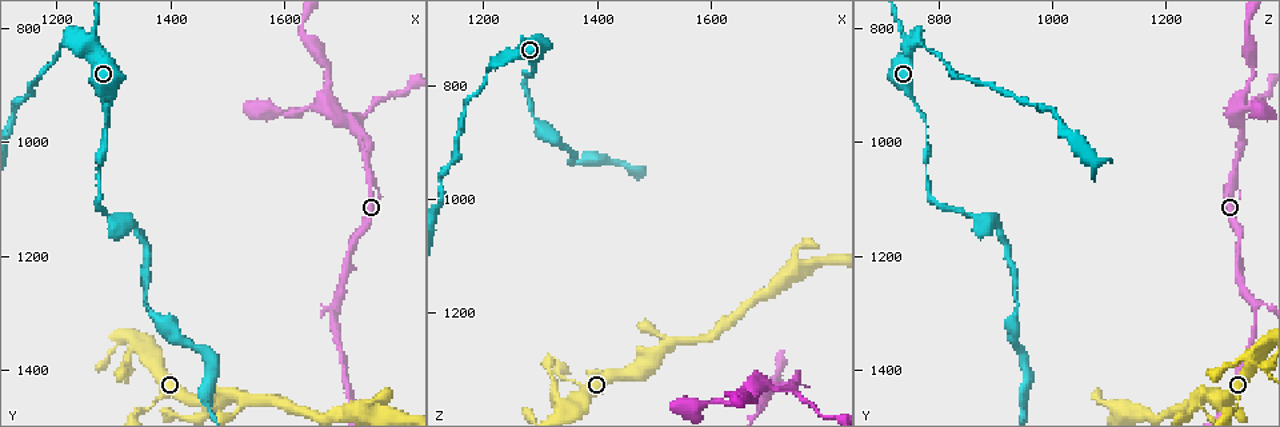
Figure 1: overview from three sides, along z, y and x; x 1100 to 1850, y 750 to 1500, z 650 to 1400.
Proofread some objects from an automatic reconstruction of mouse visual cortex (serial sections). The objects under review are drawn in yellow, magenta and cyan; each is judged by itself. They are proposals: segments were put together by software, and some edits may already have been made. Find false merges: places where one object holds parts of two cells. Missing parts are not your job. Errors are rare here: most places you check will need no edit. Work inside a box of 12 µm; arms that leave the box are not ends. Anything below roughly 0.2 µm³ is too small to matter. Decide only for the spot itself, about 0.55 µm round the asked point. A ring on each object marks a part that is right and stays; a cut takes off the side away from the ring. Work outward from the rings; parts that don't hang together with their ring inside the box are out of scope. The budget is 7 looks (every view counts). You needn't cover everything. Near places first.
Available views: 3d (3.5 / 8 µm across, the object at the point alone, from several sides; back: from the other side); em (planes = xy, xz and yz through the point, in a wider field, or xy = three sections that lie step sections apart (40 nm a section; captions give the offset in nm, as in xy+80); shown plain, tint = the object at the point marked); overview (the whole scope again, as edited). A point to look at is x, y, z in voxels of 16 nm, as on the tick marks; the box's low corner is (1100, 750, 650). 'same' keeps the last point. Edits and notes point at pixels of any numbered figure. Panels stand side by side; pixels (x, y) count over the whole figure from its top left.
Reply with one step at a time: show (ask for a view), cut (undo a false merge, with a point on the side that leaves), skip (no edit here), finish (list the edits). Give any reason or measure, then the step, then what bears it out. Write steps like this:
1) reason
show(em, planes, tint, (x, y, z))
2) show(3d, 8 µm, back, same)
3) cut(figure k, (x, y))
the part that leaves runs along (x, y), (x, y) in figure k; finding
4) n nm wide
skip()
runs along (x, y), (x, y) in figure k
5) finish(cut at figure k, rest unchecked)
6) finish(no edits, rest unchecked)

three arms meet
show(3d, 3.5 µm, (1740, 985, 1335))

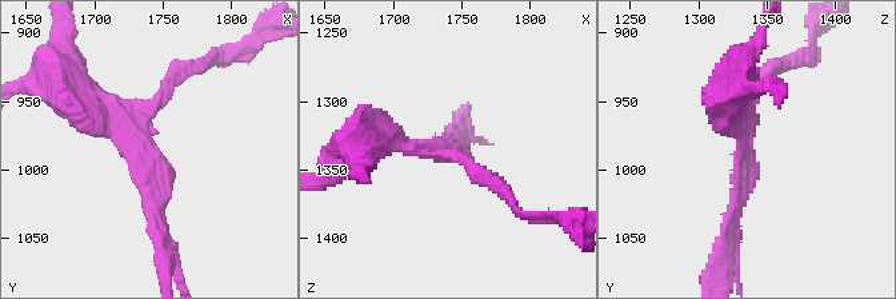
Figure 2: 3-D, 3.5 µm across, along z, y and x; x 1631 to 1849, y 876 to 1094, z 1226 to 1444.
3 arms; arms of 150, 150, 300 nm
show(em, xy, step 5, tint, (1734, 982, 1334))

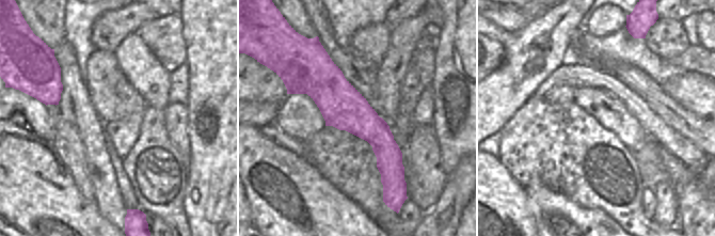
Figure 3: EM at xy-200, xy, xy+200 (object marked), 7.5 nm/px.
show(em, xy, step 3, tint, same)

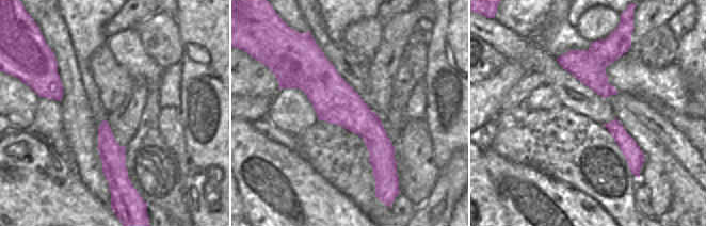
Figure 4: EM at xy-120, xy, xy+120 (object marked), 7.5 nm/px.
skip()
runs along (158, 223), (154, 158), (72, 96) in figure 2; continuous, no second cell

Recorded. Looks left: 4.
a narrow waist
show(3d, 8 µm, (1680, 870, 1350))

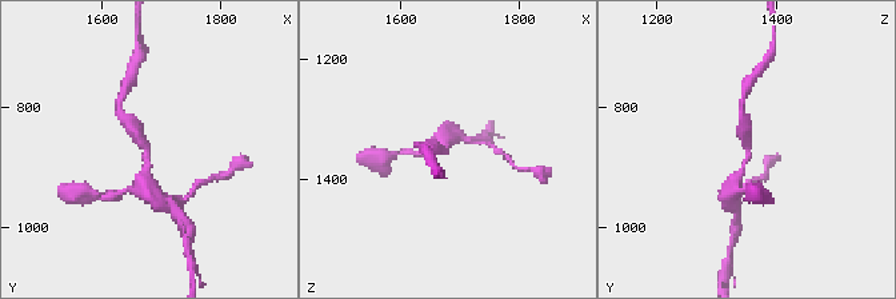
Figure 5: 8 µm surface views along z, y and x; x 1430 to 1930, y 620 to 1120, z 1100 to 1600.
arms of 250, 300 nm
show(em, xy, step 3, tint, (1680, 865, 1360))

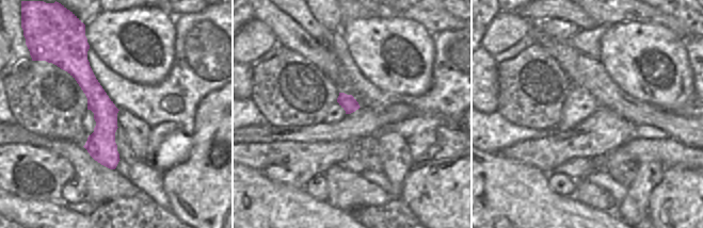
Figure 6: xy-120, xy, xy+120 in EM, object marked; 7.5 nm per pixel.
120 nm wide
skip()
runs along (83, 52), (112, 166) in figure 6; all the same cell

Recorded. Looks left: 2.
calibre changes
show(3d, 3.5 µm, (1215, 825, 765))

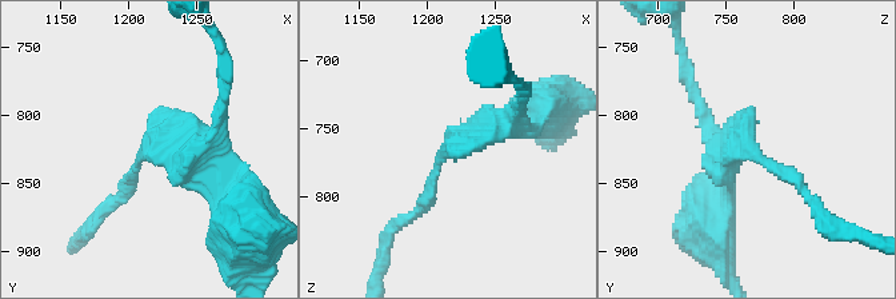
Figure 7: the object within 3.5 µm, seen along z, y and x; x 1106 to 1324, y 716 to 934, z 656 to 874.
arms of 150, 250 nm; need the tissue
show(em, xy, step 5, tint, (1216, 826, 768))

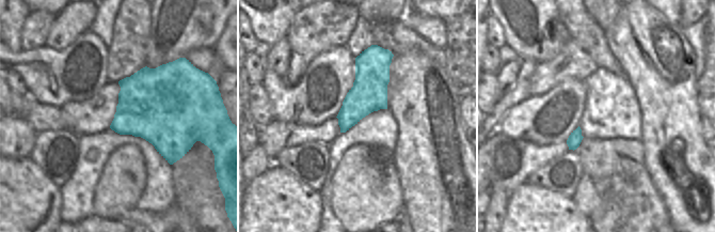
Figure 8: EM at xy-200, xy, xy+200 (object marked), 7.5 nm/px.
skip()
runs along (522, 130), (452, 147), (415, 212) in figure 7; continuous, no second cell

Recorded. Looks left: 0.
finish(no edits, rest unchecked)

